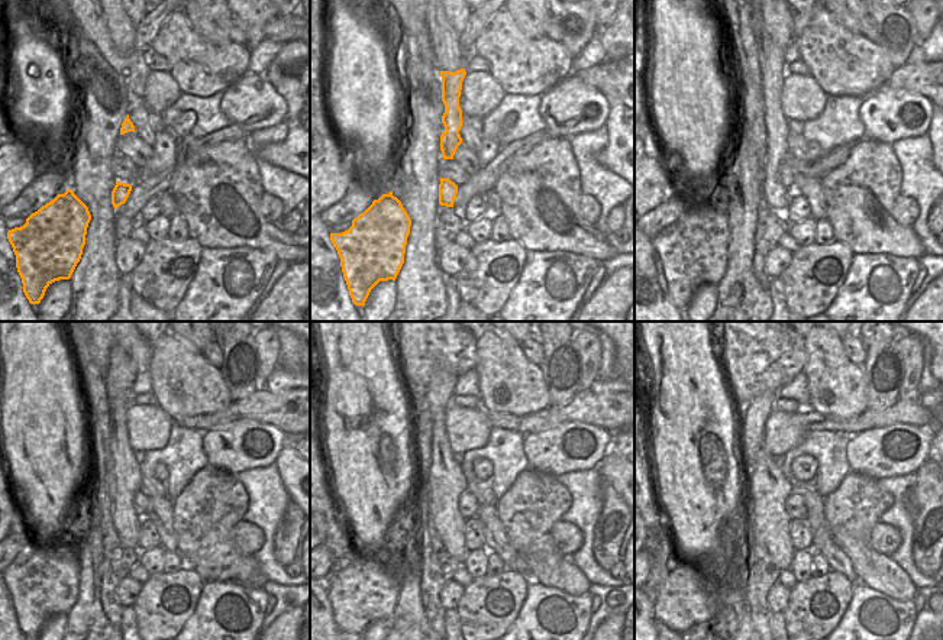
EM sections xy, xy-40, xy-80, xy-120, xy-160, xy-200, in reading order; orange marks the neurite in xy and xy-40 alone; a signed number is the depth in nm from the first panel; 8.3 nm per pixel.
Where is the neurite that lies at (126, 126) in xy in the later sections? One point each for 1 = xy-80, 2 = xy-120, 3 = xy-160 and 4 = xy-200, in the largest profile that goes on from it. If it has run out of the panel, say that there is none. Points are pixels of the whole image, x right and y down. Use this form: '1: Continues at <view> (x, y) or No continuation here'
1: Continues at xy-80 (775, 194)
2: Continues at xy-120 (126, 520)
3: Continues at xy-160 (446, 481)
4: Continues at xy-200 (769, 487)

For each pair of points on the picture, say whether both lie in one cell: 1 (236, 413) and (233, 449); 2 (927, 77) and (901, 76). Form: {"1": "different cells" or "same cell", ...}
{"1": "different cells", "2": "same cell"}

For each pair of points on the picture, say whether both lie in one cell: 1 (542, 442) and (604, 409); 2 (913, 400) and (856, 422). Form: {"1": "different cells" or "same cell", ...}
{"1": "different cells", "2": "same cell"}

